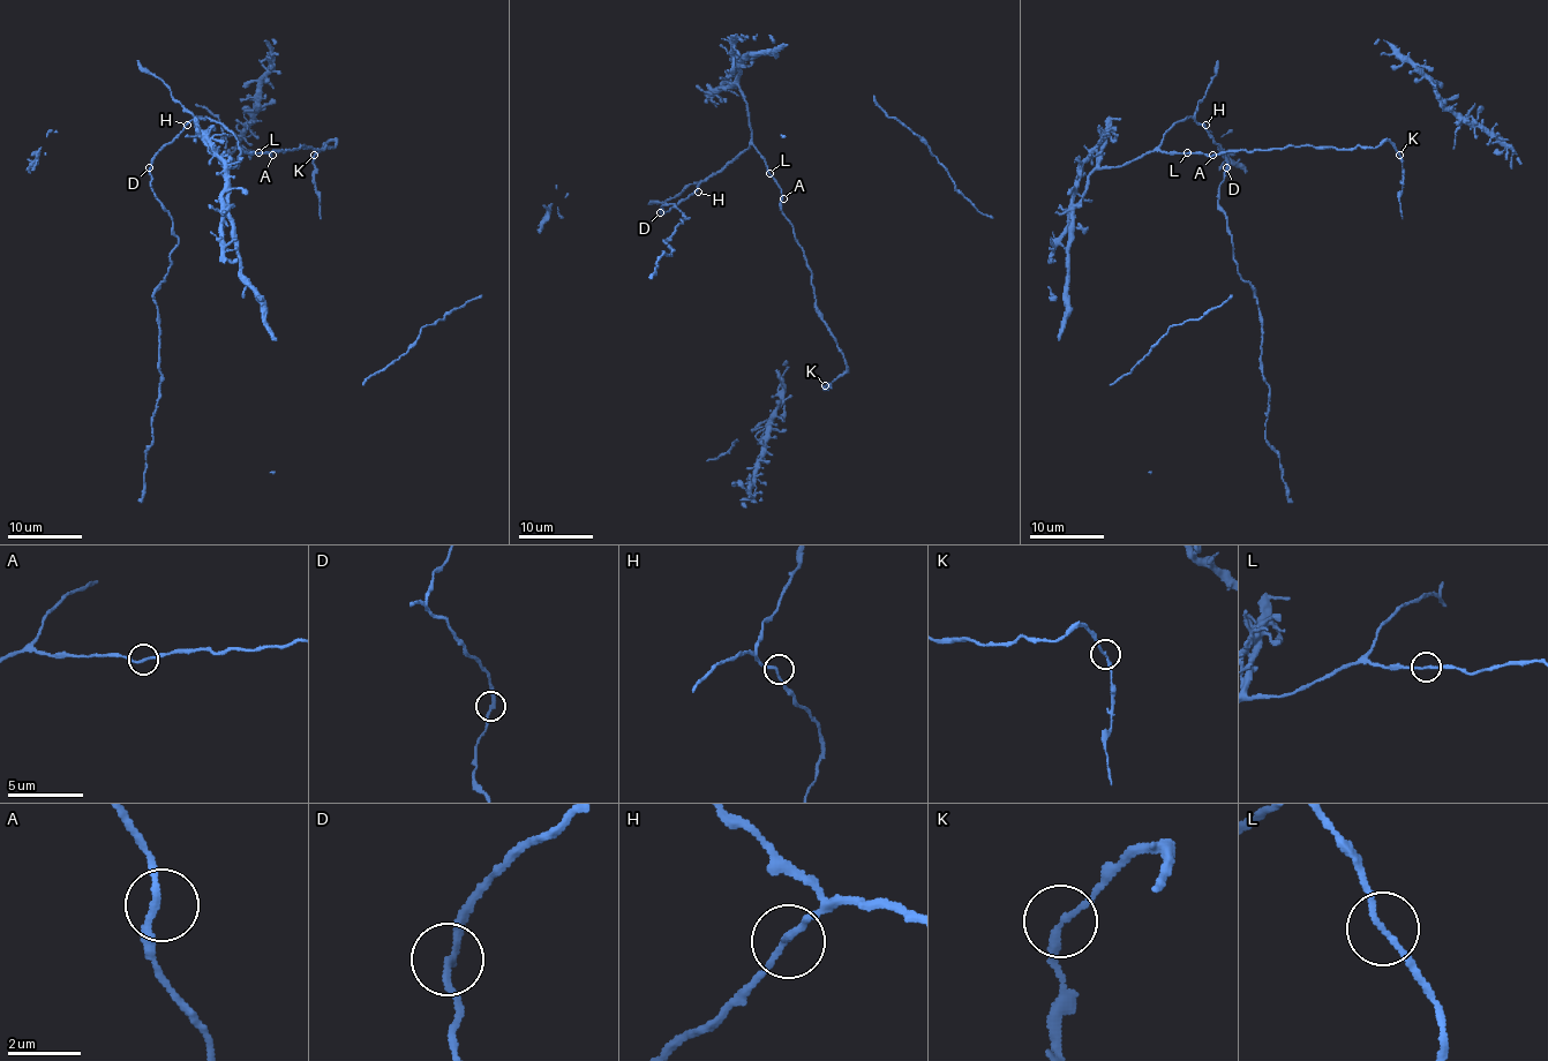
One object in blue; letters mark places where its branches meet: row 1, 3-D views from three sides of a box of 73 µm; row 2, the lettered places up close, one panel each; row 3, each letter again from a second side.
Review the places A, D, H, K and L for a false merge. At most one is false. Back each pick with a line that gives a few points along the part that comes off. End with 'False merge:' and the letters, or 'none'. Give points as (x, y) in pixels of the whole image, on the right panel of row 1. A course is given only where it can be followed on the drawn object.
K: foreign part runs (1399, 155), (1403, 218)
False merge: K

